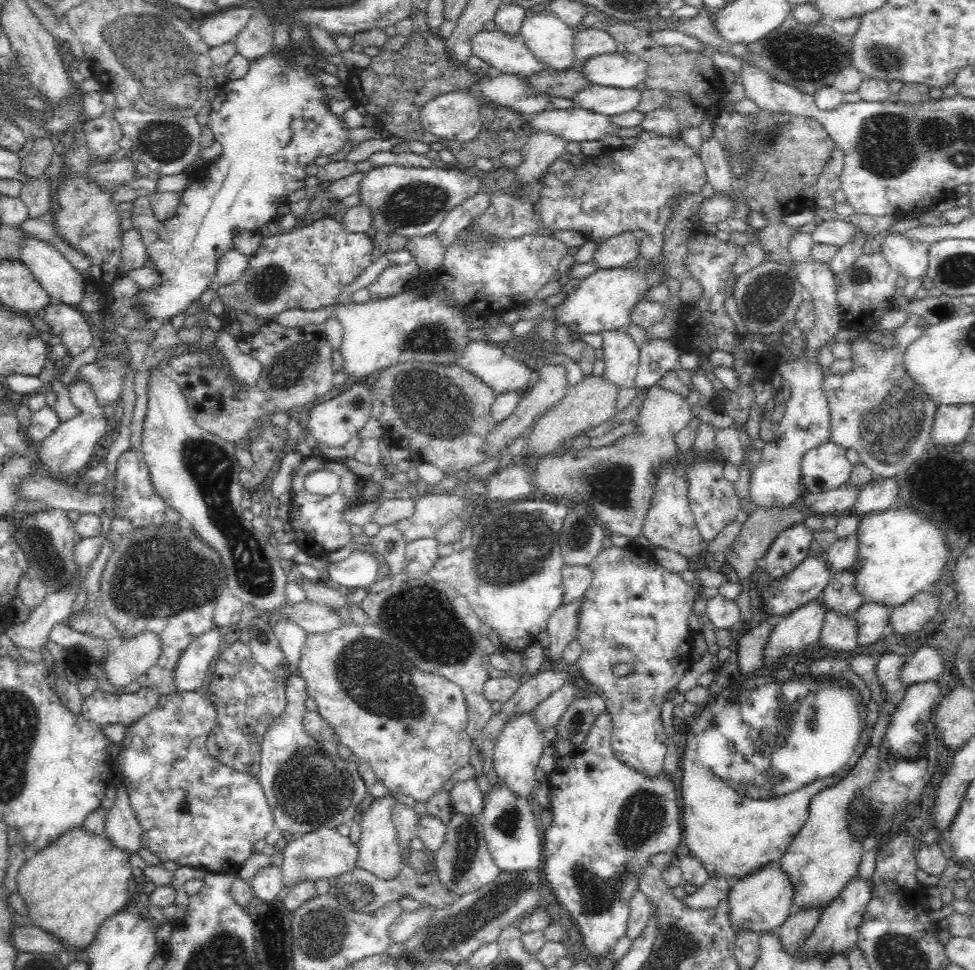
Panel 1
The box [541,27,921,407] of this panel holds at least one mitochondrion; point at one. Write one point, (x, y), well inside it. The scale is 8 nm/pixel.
(804, 58)

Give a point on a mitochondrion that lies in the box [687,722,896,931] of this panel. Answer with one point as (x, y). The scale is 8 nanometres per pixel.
(759, 771)

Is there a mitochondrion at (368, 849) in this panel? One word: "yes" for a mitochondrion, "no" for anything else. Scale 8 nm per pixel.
no

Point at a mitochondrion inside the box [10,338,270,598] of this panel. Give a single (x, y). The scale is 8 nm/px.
(46, 557)

